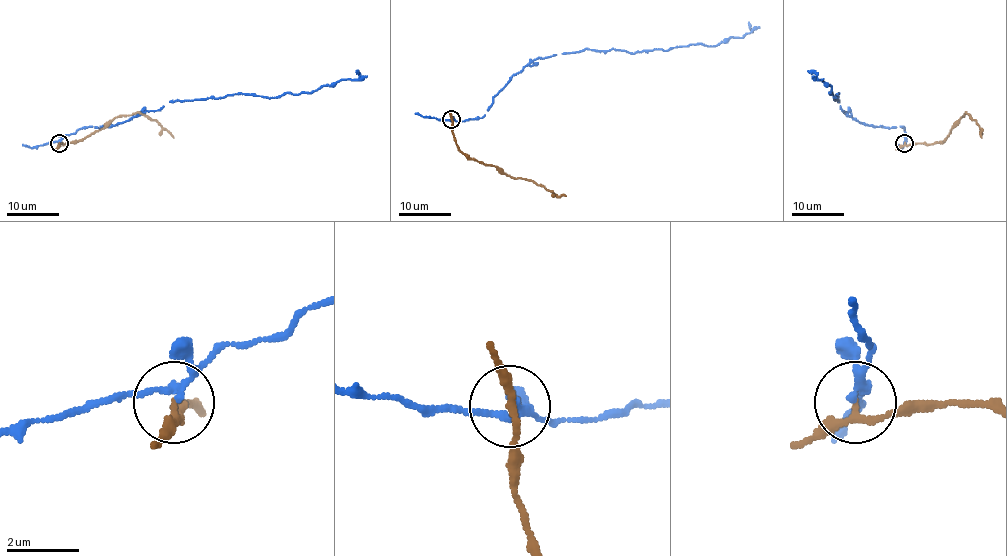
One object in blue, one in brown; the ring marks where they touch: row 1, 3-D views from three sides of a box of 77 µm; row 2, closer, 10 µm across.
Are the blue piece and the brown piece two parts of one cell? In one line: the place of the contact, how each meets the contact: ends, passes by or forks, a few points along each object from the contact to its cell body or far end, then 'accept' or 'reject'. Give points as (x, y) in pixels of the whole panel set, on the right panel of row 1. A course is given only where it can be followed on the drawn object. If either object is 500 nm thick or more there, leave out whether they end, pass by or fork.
place (904, 143); blue forks; brown passes by; course blue (904, 142), (903, 126), (856, 121), (834, 100), (839, 94), (830, 95), (831, 86), (808, 70); course brown (904, 143), (939, 143), (967, 113), (981, 129), (981, 138); reject

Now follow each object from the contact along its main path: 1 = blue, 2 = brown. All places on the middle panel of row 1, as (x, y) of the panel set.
1: (451, 119), (482, 117), (506, 83), (539, 57), (586, 48), (633, 54), (715, 46), (752, 31), (748, 22)
2: (451, 119), (454, 139), (464, 154), (483, 164), (498, 167), (508, 176), (534, 181), (558, 195), (566, 195)

